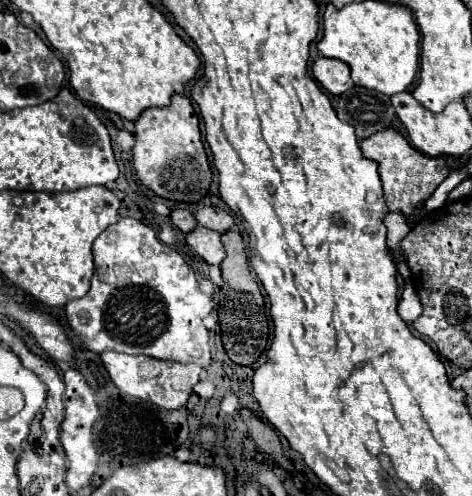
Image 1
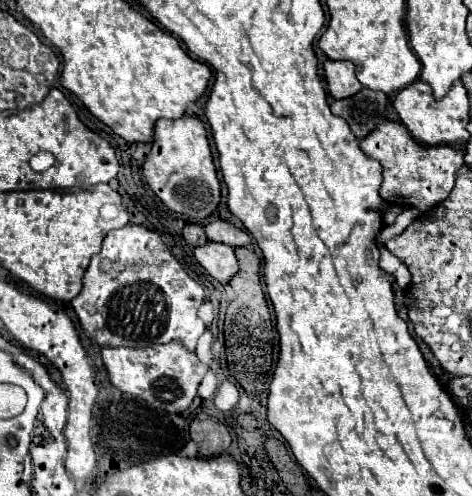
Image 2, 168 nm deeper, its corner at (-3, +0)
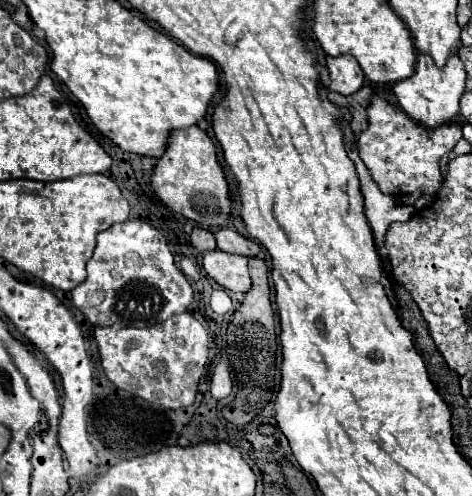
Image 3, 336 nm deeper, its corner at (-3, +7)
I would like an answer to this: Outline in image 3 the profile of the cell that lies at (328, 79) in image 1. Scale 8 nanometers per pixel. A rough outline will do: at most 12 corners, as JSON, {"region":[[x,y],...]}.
{"region":[[352,55],[328,57],[330,91],[352,95],[364,73]]}

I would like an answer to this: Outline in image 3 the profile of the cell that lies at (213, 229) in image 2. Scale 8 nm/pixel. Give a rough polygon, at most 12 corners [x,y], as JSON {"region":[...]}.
{"region":[[222,227],[218,249],[244,257],[264,257],[254,239]]}

